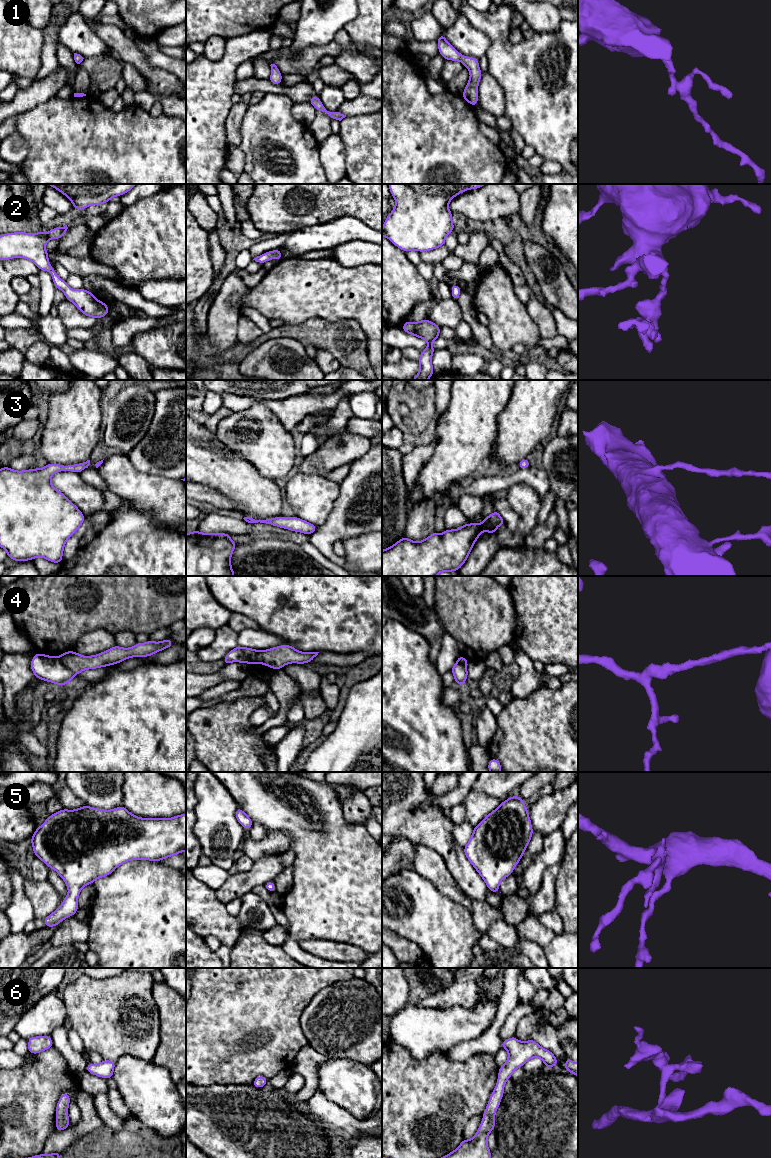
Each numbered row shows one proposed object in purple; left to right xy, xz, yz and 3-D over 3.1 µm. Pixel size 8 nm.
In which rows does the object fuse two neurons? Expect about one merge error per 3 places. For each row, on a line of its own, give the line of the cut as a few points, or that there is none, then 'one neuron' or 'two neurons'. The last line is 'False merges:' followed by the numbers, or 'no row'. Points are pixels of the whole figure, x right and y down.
1: no cut; one neuron
2: no cut; one neuron
3: no cut; one neuron
4: cut in xy along (59, 657), (74, 675); two neurons
5: no cut; one neuron
6: no cut; one neuron
False merges: 4

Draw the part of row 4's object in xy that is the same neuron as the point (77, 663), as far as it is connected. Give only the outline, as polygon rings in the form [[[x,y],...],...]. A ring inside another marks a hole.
[[[167,638],[161,642],[149,640],[145,643],[136,643],[130,648],[122,648],[115,645],[100,654],[92,656],[82,656],[76,651],[66,651],[60,655],[60,660],[75,676],[84,670],[116,665],[128,658],[148,657],[173,645],[173,641]]]

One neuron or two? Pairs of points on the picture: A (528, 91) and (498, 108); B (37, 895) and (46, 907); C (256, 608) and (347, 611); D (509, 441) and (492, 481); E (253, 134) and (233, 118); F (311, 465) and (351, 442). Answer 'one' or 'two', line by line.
A: two
B: one
C: one
D: two
E: two
F: one

